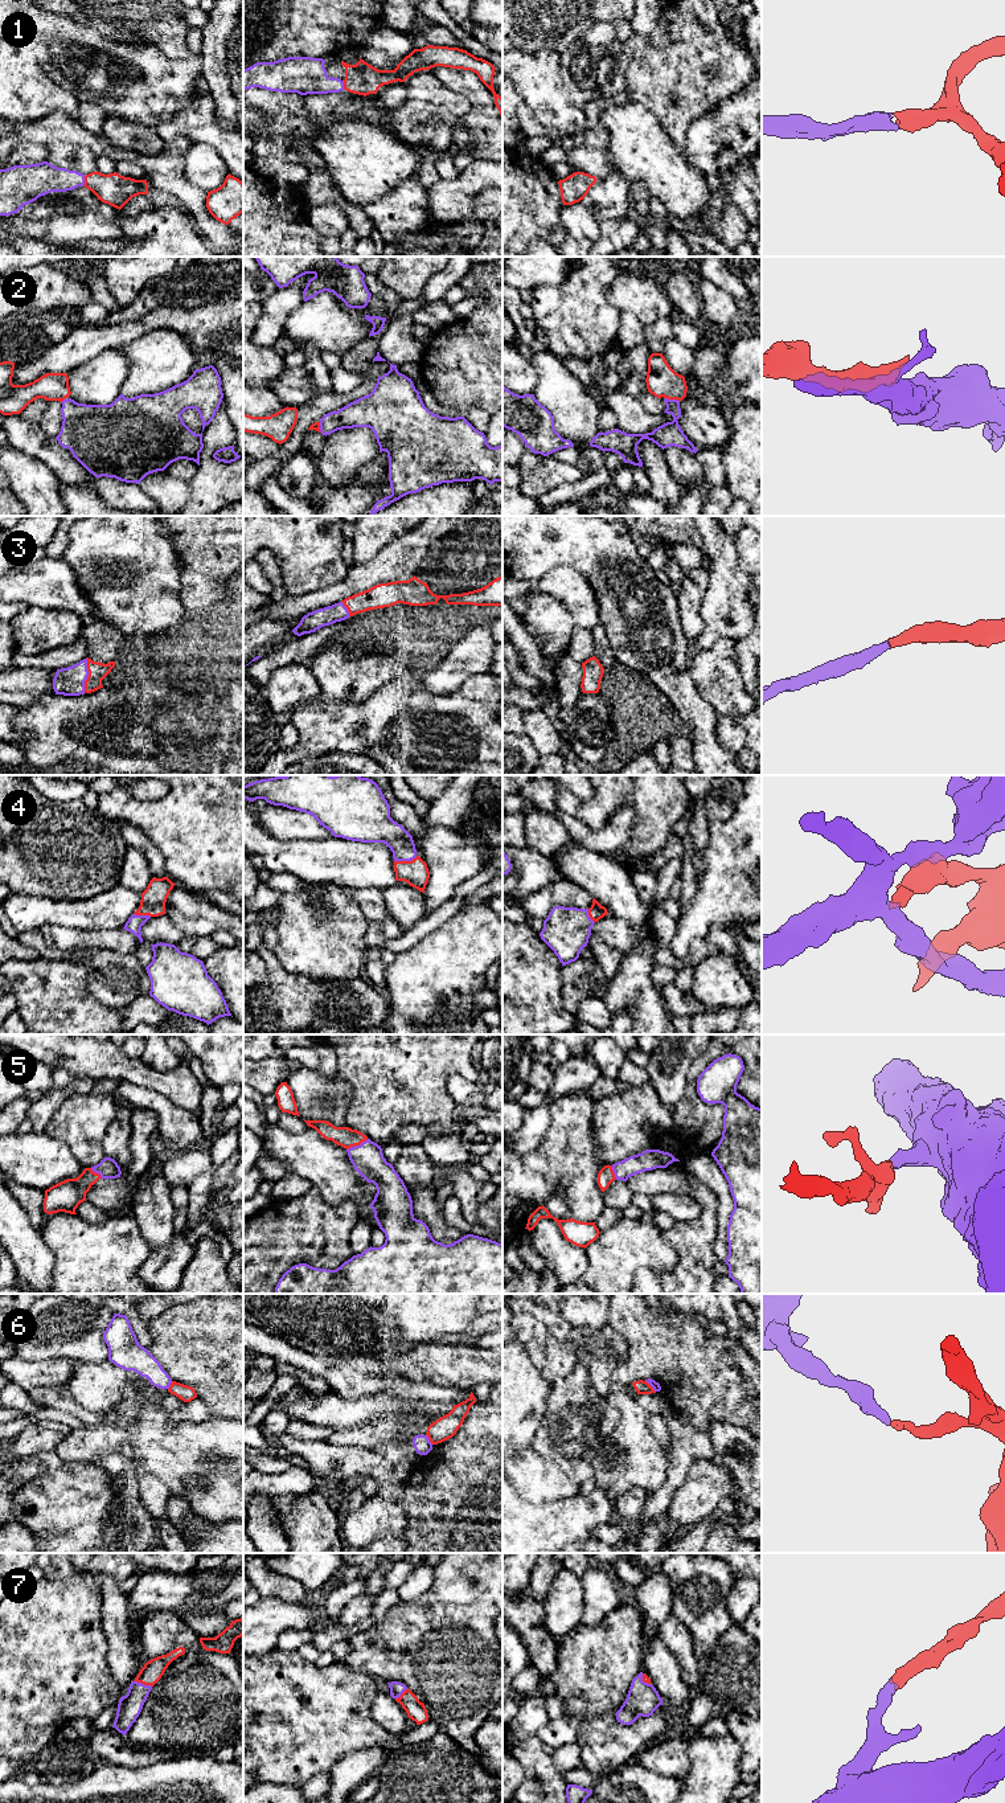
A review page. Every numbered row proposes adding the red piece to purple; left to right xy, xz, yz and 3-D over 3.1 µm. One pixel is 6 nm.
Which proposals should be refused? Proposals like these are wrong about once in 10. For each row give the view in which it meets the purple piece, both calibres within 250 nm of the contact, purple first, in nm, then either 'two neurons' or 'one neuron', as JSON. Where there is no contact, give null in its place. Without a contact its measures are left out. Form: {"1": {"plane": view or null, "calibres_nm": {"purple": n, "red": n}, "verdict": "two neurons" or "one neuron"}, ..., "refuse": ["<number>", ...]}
{"1": {"plane": "xy", "calibres_nm": {"purple": 190, "red": 190}, "verdict": "one neuron"}, "2": {"plane": "yz", "calibres_nm": {"purple": 140, "red": 190}, "verdict": "one neuron"}, "3": {"plane": "xy", "calibres_nm": {"purple": 180, "red": 110}, "verdict": "one neuron"}, "4": {"plane": "xz", "calibres_nm": {"purple": 180, "red": 160}, "verdict": "one neuron"}, "5": {"plane": "xz", "calibres_nm": {"purple": 190, "red": 120}, "verdict": "one neuron"}, "6": {"plane": "yz", "calibres_nm": {"purple": 50, "red": 80}, "verdict": "two neurons"}, "7": {"plane": "xy", "calibres_nm": {"purple": 140, "red": 130}, "verdict": "one neuron"}, "refuse": ["6"]}

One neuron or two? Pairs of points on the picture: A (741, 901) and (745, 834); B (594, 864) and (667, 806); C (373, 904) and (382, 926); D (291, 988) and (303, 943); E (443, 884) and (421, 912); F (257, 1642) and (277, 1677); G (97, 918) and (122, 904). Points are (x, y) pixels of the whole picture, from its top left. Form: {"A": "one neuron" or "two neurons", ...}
{"A": "one neuron", "B": "two neurons", "C": "two neurons", "D": "two neurons", "E": "two neurons", "F": "two neurons", "G": "one neuron"}

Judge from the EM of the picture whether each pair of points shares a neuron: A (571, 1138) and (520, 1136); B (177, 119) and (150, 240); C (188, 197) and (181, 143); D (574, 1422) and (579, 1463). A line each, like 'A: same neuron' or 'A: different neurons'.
A: different neurons
B: different neurons
C: same neuron
D: same neuron

